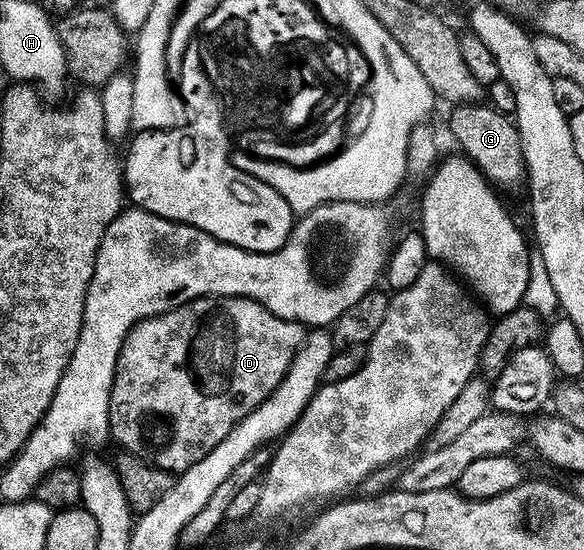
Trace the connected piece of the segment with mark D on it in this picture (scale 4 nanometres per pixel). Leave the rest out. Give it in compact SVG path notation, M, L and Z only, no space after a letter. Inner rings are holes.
M234 296L195 298L194 301L168 310L164 314L158 314L153 318L146 318L136 323L126 336L116 361L116 371L108 405L108 433L111 441L116 441L120 445L121 451L136 454L144 462L149 462L151 466L157 466L163 470L181 472L190 468L192 464L198 464L235 425L238 425L248 413L258 408L278 388L279 382L286 376L295 354L303 345L305 335L306 330L301 323L286 320L282 316L274 316L274 312L270 312L265 306L255 302L253 298L235 298Z

